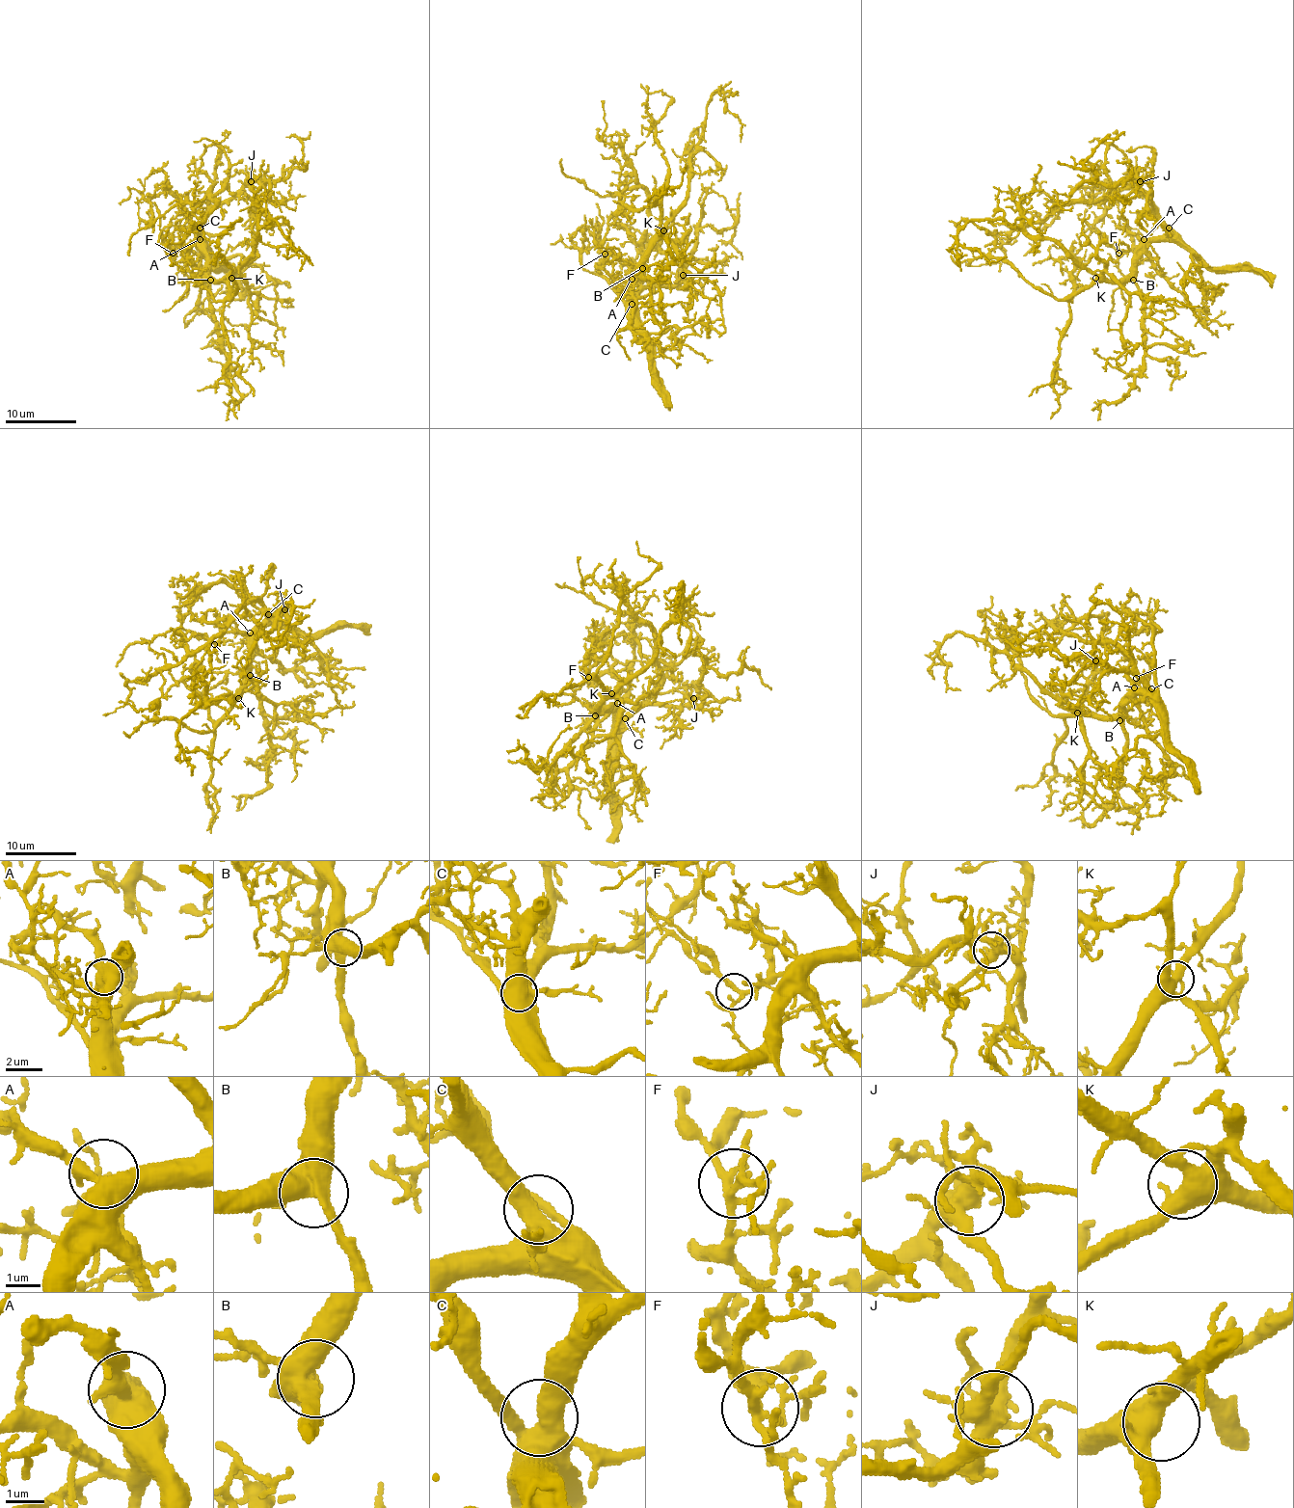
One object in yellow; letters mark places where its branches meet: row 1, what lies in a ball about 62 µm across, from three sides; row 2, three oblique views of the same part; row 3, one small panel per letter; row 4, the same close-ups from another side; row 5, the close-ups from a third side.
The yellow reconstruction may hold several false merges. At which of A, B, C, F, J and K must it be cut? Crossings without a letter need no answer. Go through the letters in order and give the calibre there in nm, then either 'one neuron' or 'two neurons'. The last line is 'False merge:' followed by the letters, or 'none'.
A: calibre 460 nm; one neuron
B: calibre 400 nm; one neuron
C: calibre 440 nm; one neuron
F: calibre 240 nm; one neuron
J: calibre 480 nm; one neuron
K: calibre 460 nm; one neuron
False merge: none

